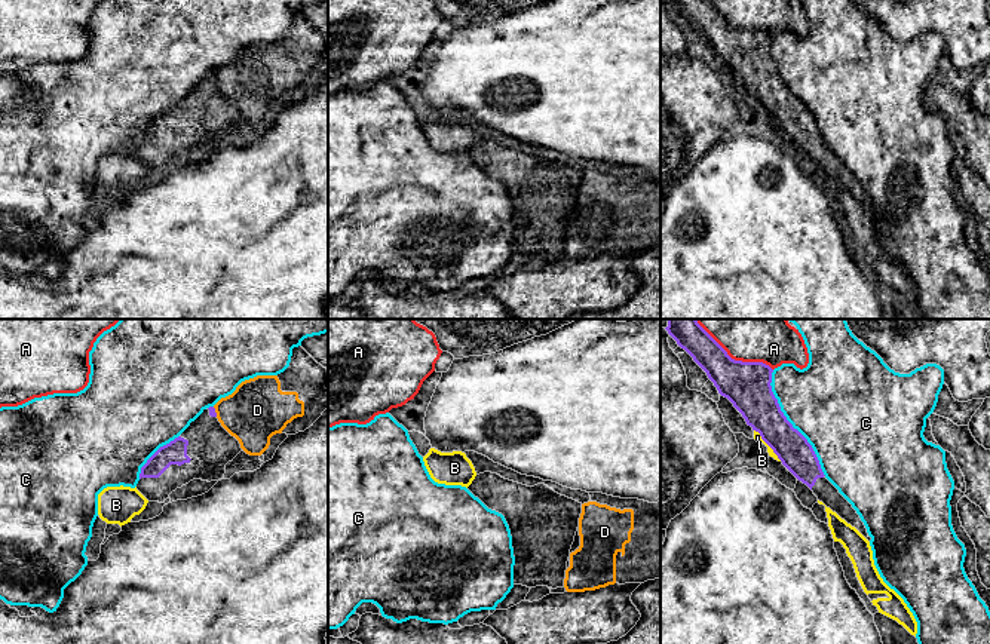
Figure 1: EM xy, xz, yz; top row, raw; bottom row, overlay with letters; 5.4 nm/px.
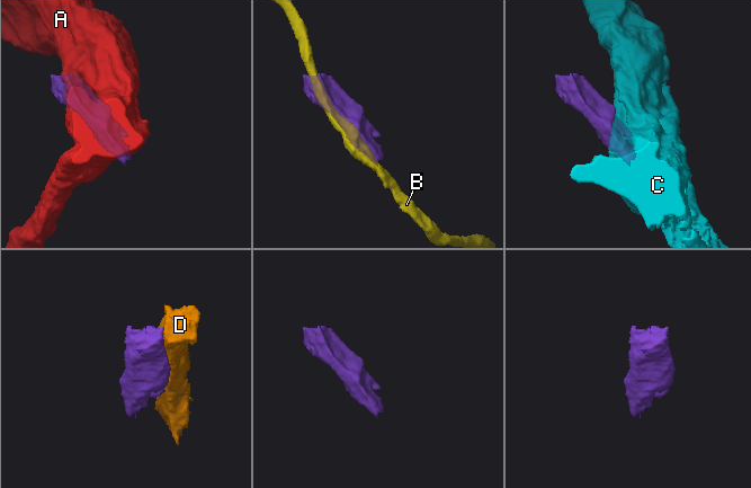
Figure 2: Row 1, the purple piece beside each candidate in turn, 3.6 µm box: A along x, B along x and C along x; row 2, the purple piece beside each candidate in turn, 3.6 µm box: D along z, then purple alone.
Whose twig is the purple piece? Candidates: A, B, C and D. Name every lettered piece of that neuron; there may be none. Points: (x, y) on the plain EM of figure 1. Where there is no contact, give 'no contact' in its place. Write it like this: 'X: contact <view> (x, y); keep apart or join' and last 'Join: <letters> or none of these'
A: contact yz (739, 28); keep apart
B: contact yz (768, 112); keep apart
C: contact yz (790, 91); keep apart
D: contact xy (214, 79); keep apart
Join: none of these

